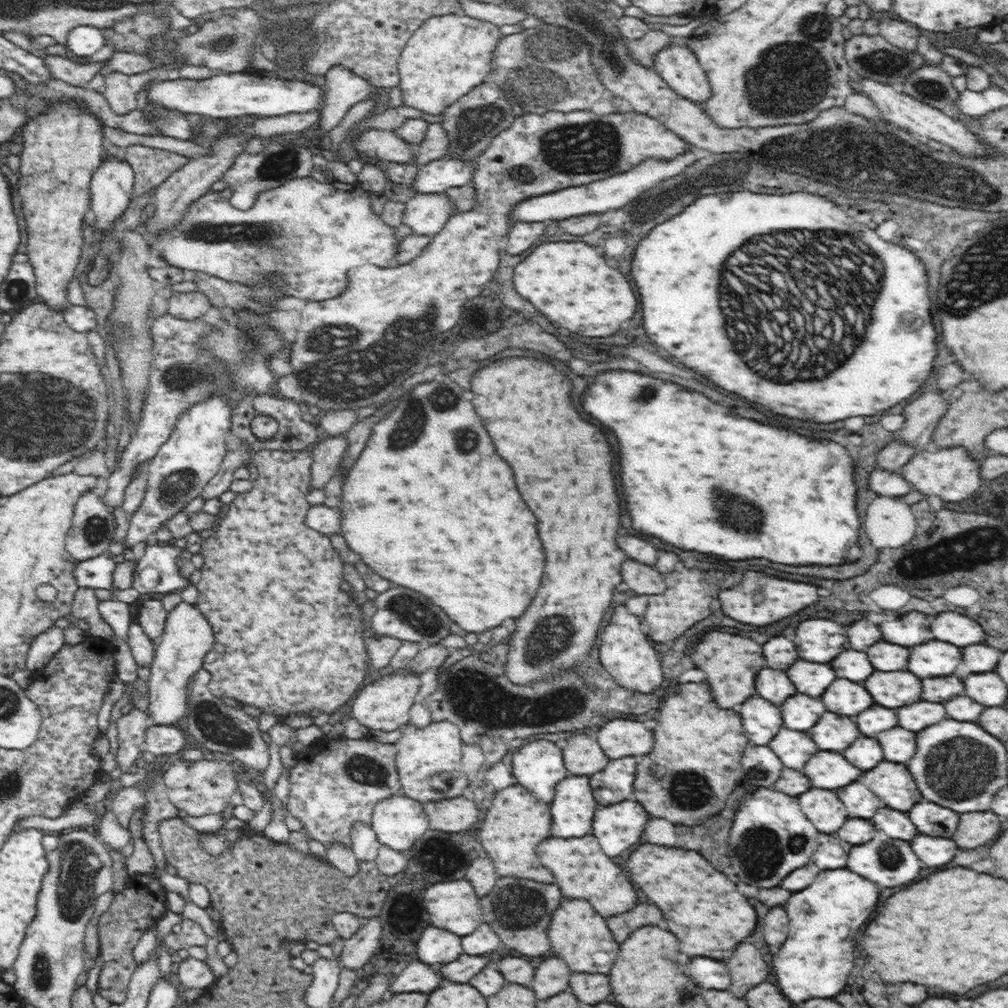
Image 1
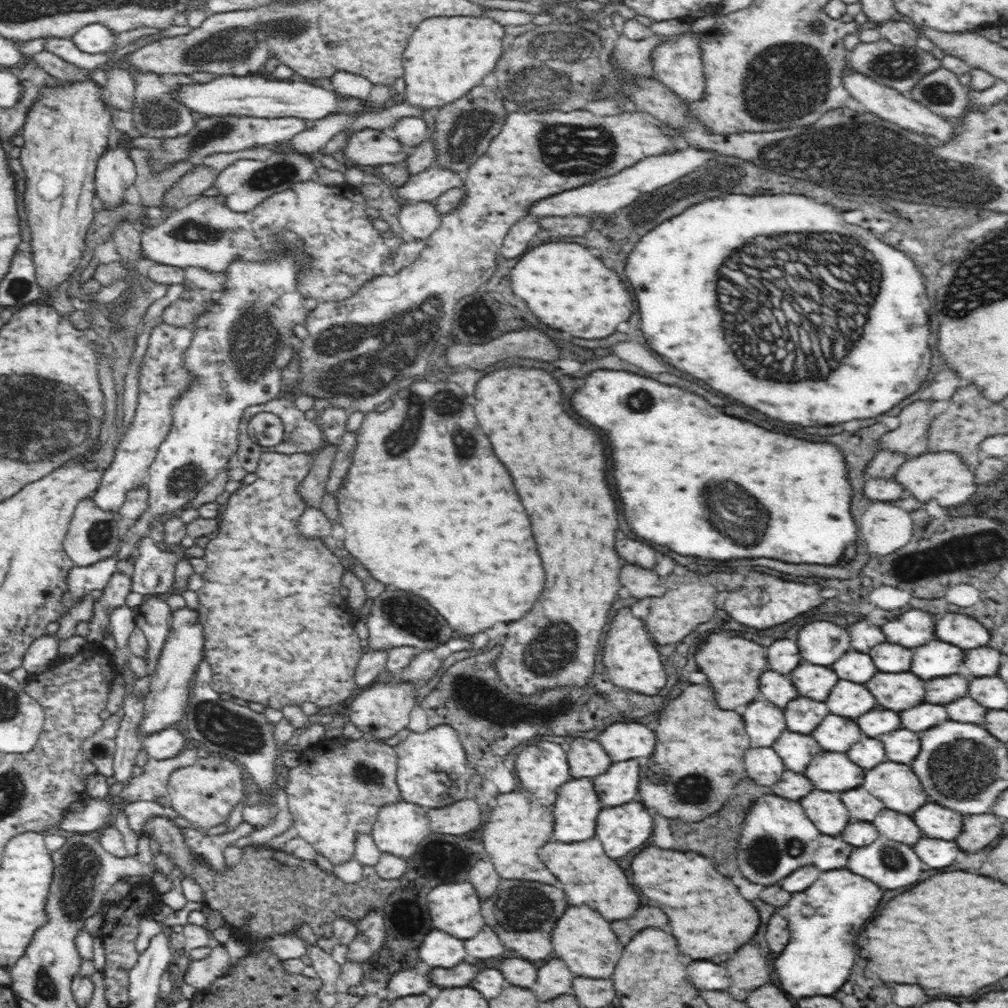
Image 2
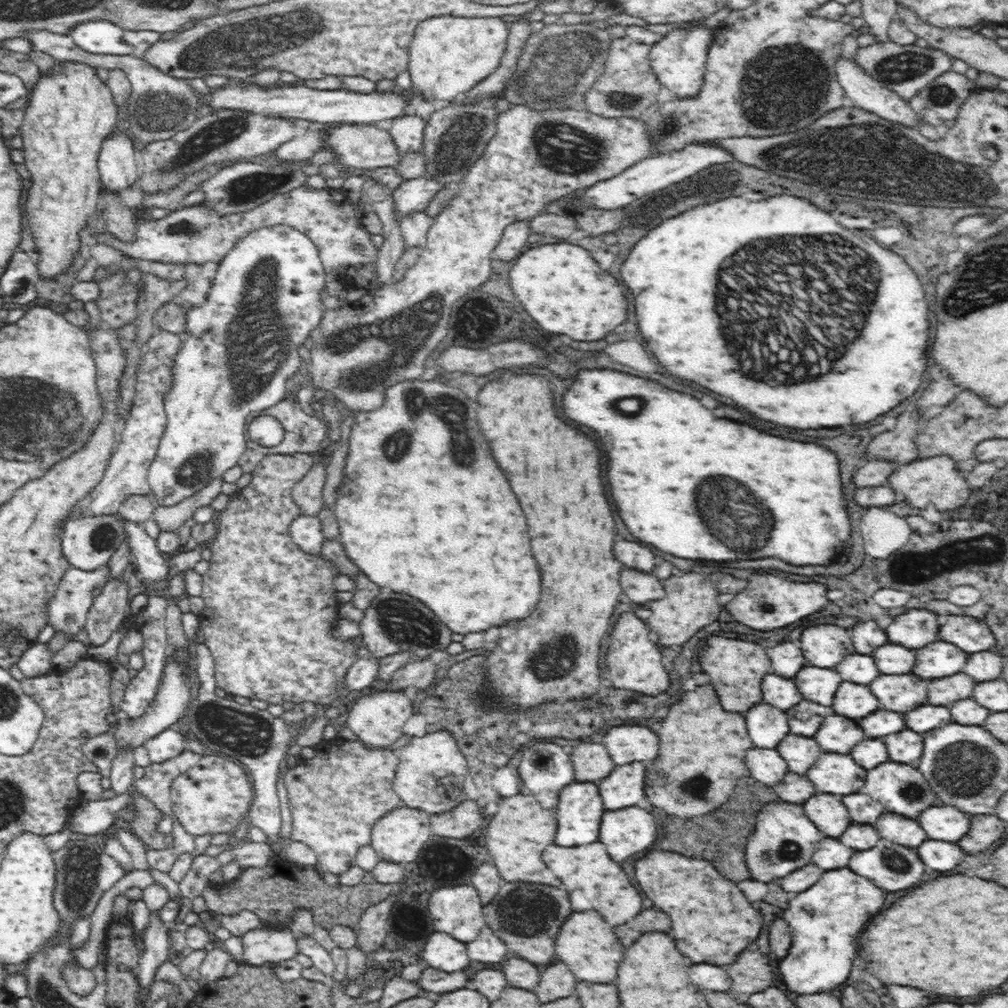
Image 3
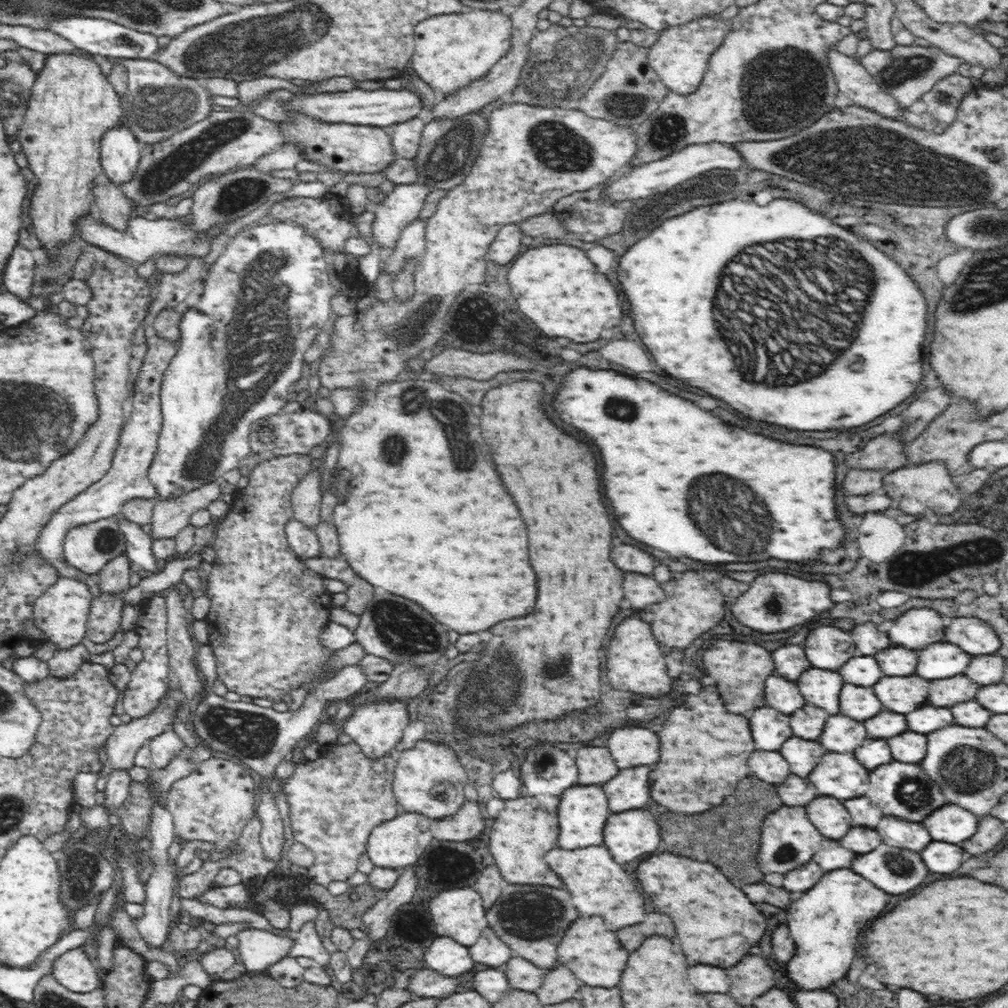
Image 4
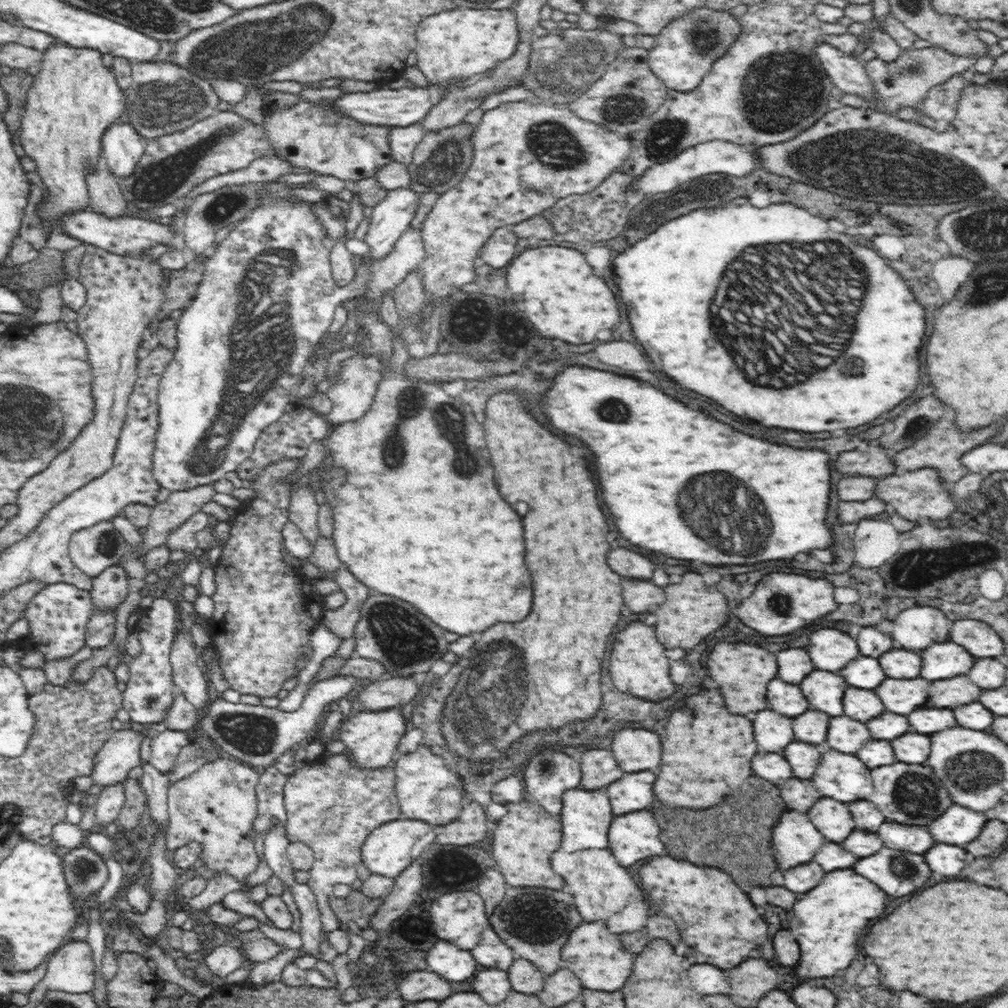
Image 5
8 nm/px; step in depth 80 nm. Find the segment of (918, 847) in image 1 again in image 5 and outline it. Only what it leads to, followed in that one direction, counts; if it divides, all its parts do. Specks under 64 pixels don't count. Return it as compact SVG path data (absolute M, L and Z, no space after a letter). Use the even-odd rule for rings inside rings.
M939 842L924 854L930 868L942 876L958 876L960 870L966 866L966 852L958 846Z

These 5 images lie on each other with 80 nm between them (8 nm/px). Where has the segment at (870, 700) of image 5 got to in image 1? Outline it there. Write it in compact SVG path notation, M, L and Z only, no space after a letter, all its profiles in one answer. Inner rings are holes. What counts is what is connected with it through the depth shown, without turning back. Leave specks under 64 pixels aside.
M835 678L819 698L826 710L853 718L874 704L864 686L846 678Z

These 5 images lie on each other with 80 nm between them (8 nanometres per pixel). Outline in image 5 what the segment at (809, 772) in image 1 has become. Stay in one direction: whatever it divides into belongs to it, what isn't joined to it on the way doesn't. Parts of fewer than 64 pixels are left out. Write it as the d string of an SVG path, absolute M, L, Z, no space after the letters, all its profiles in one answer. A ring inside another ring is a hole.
M824 748L820 765L811 777L822 796L846 803L868 800L872 794L870 770L852 754Z

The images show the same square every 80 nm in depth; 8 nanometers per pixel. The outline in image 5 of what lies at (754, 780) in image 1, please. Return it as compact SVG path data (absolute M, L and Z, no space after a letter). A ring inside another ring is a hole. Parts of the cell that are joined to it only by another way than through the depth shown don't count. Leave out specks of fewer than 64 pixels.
M782 753L756 754L756 758L752 758L752 770L760 777L750 776L748 778L760 778L760 786L780 786L794 777L792 767L786 762L786 758L784 758Z

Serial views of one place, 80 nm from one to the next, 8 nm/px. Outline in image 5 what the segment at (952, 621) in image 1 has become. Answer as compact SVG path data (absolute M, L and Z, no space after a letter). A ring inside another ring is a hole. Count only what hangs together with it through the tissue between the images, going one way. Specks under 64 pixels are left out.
M955 620L951 630L950 640L963 646L975 658L996 658L1004 652L1003 640L986 622Z

